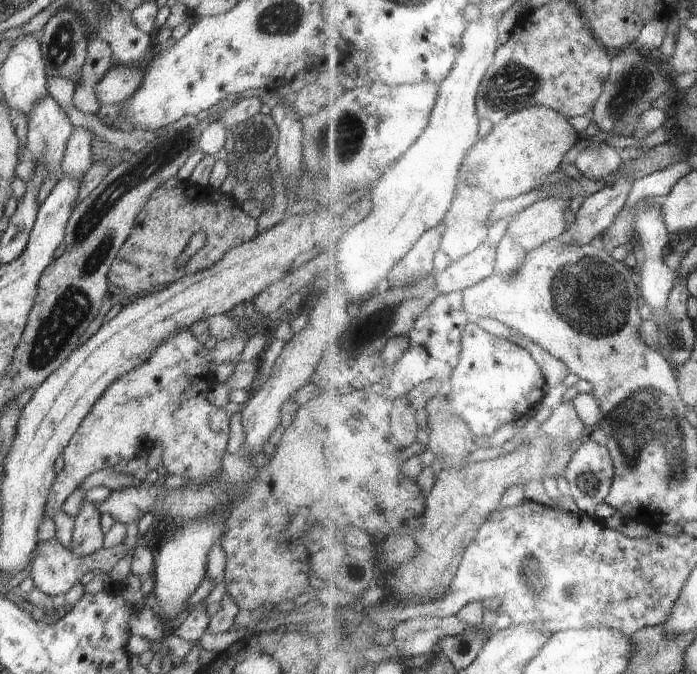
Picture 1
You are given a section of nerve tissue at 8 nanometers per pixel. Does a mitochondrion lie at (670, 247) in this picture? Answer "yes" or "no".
no

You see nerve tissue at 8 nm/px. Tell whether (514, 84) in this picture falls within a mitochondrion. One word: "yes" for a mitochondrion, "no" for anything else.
yes

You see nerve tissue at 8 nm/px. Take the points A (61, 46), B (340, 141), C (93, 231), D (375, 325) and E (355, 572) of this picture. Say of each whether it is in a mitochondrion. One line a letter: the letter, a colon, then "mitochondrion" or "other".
A: mitochondrion
B: mitochondrion
C: mitochondrion
D: mitochondrion
E: other

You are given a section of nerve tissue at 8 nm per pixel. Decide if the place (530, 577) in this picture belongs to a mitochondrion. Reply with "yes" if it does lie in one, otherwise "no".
yes

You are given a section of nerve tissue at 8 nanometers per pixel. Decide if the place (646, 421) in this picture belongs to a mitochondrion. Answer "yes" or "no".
yes

